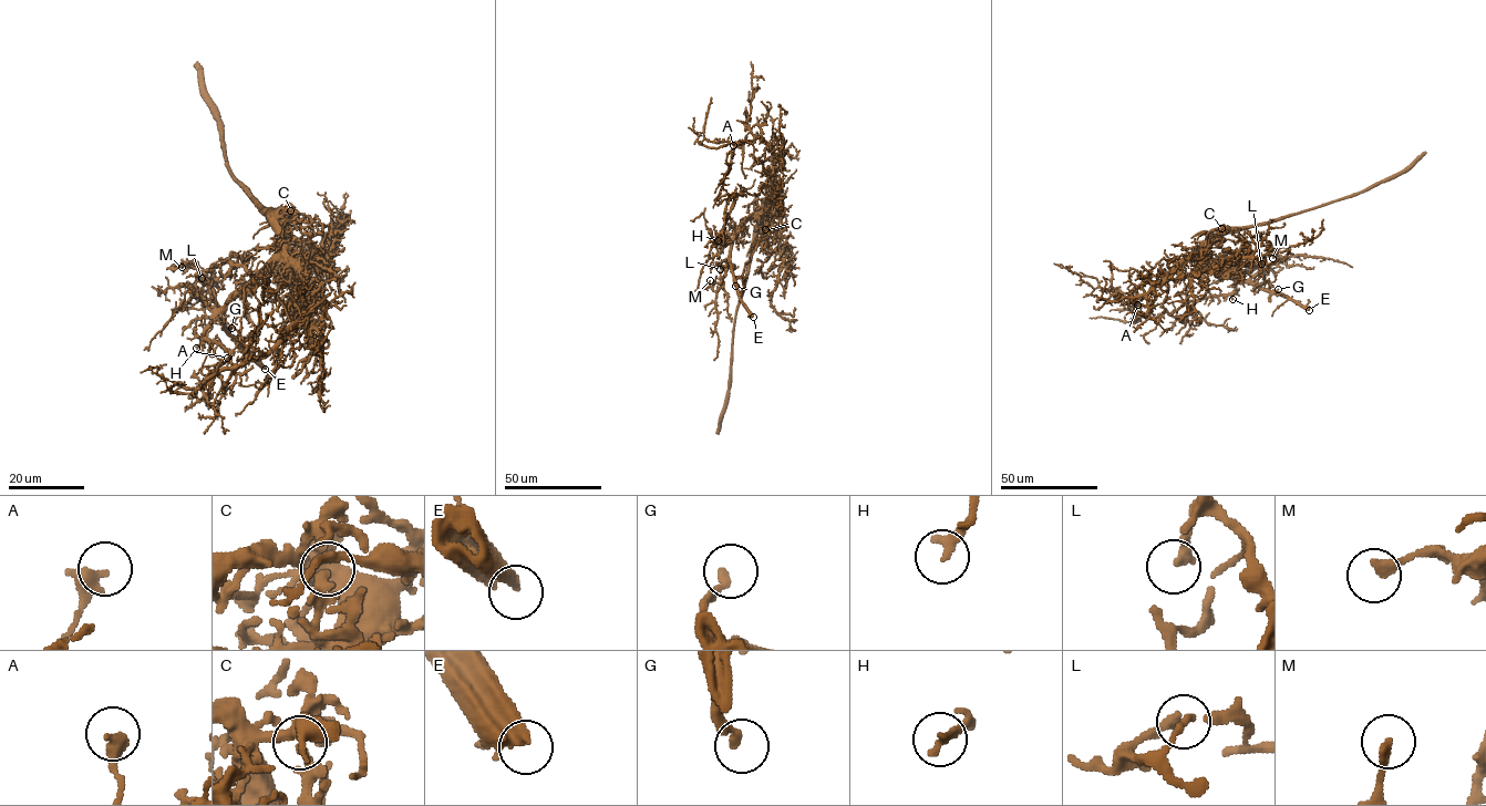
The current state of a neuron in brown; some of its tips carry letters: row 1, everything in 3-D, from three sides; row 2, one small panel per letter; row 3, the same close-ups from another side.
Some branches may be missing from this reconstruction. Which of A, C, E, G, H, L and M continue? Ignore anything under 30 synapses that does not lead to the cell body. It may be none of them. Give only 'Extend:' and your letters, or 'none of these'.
Extend: E

